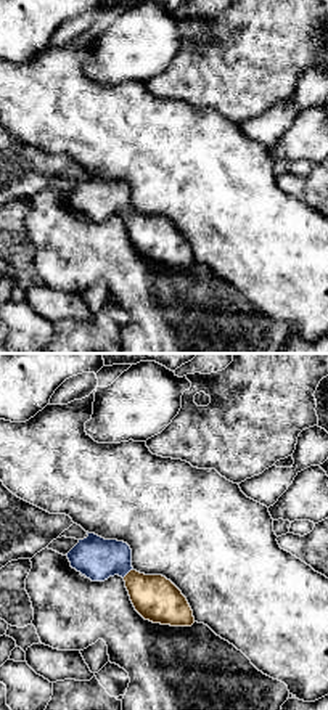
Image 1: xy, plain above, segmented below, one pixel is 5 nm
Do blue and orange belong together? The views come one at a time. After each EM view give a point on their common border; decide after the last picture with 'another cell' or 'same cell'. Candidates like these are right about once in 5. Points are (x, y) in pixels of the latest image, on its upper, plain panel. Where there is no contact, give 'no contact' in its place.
(126, 214)

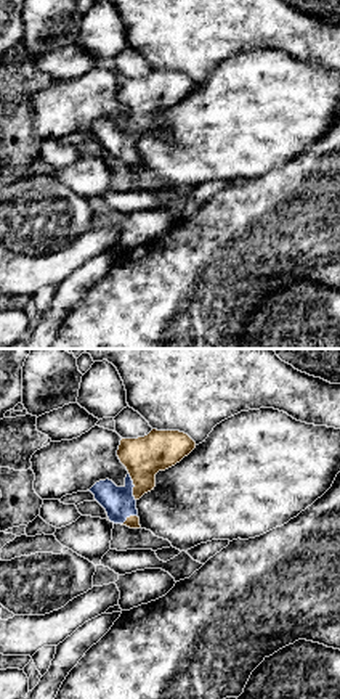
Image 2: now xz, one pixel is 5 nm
(133, 126)

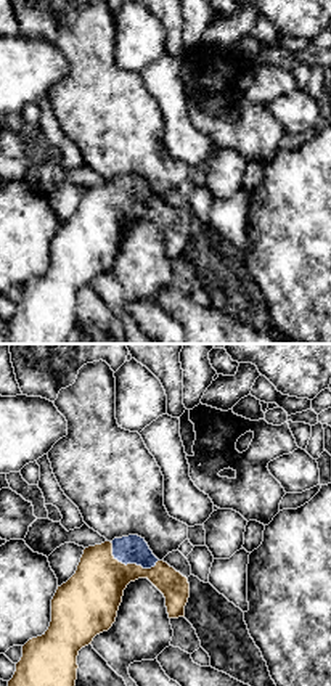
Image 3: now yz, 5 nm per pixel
(129, 203)

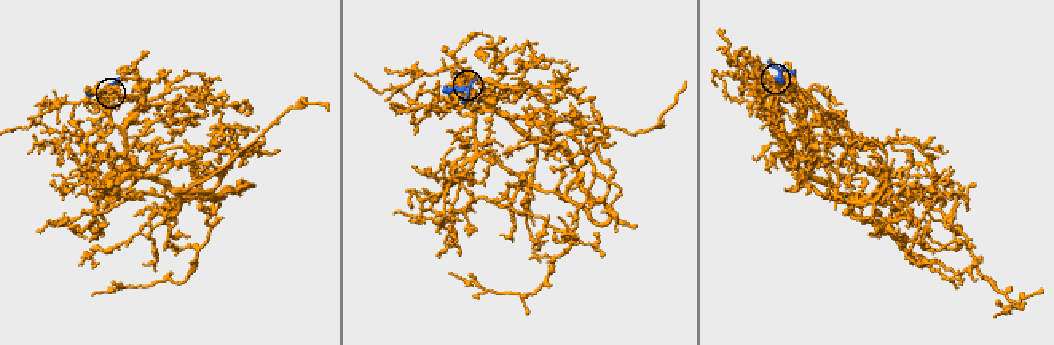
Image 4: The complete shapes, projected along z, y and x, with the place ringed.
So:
same cell

